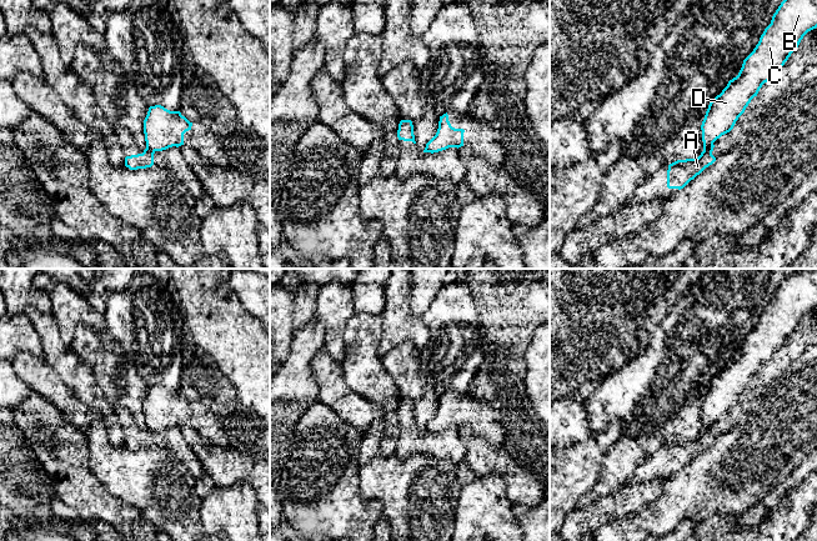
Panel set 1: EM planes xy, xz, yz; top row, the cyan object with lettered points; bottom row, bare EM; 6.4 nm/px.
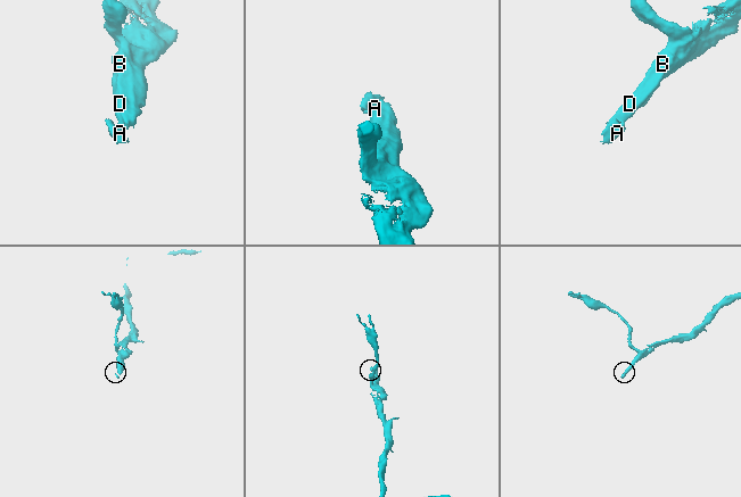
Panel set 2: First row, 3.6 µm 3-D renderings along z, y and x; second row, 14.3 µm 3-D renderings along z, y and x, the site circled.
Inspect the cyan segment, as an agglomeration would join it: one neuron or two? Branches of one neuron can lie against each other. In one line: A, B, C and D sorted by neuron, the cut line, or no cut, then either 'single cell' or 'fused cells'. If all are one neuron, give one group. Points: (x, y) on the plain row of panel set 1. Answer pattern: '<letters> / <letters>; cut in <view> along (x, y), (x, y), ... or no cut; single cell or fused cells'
A / B C D; cut in xy along (146, 422), (155, 430); fused cells

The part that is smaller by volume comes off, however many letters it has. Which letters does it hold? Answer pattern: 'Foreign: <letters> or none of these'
Foreign: A

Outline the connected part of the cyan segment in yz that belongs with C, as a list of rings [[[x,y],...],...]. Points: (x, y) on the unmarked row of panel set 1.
[[[796,269],[778,286],[753,331],[743,340],[736,357],[708,385],[701,405],[703,424],[713,424],[730,412],[760,369],[788,340],[803,316],[817,307],[817,269]]]

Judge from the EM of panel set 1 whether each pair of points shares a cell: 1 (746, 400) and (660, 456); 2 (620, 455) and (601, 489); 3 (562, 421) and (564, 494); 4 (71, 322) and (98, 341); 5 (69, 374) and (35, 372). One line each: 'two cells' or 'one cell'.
1: one cell
2: one cell
3: two cells
4: two cells
5: two cells

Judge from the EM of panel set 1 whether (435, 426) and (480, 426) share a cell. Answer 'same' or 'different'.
same

